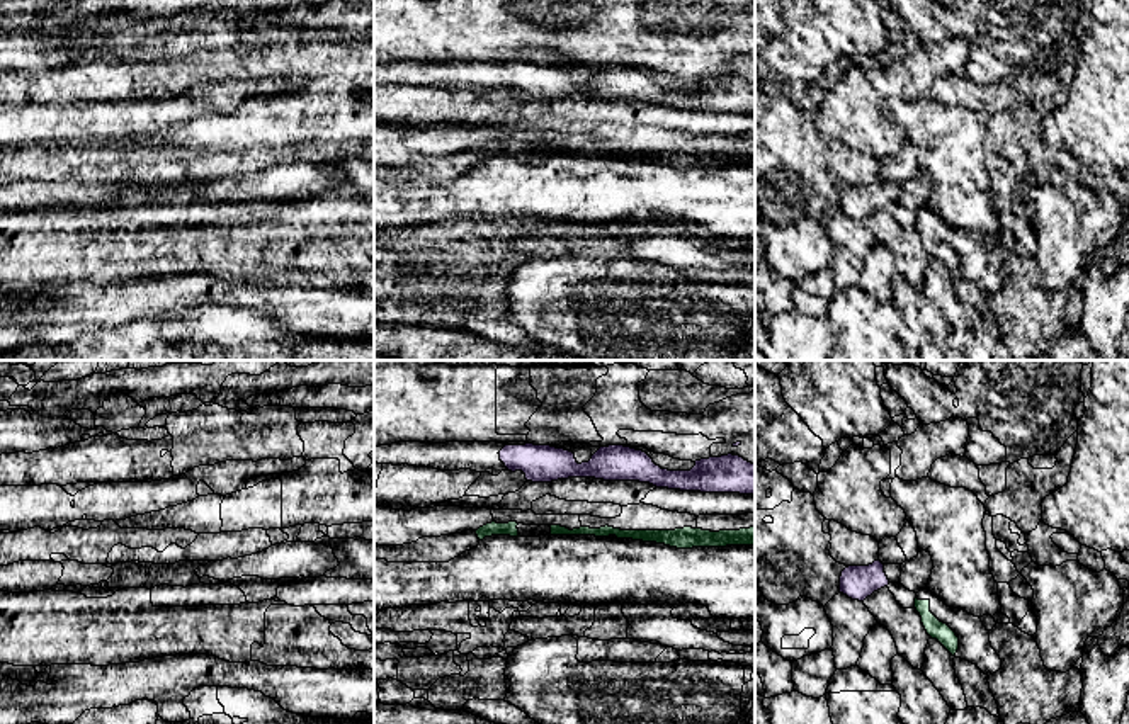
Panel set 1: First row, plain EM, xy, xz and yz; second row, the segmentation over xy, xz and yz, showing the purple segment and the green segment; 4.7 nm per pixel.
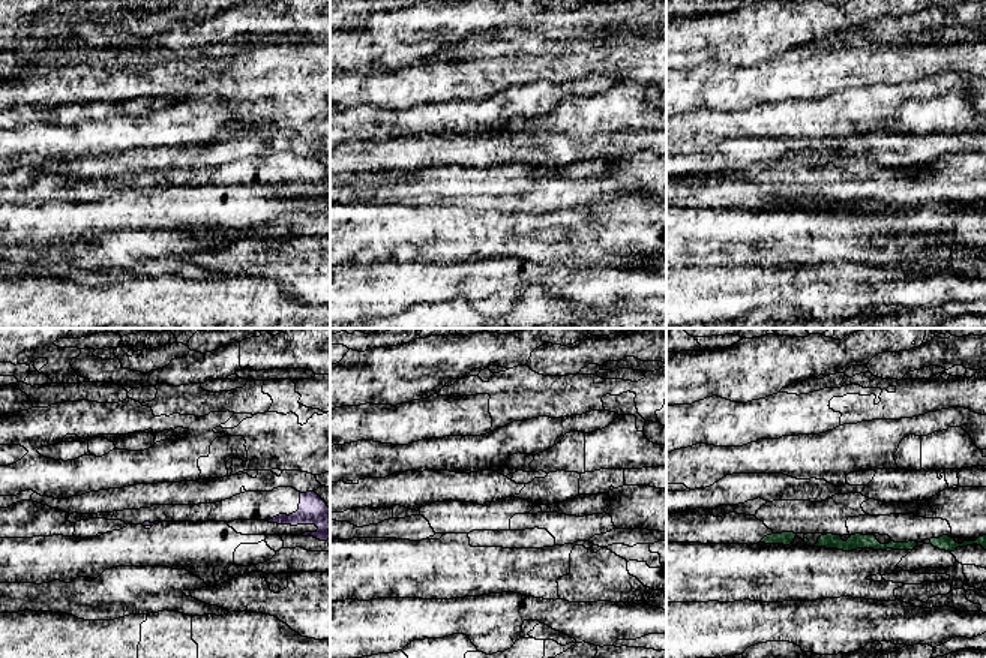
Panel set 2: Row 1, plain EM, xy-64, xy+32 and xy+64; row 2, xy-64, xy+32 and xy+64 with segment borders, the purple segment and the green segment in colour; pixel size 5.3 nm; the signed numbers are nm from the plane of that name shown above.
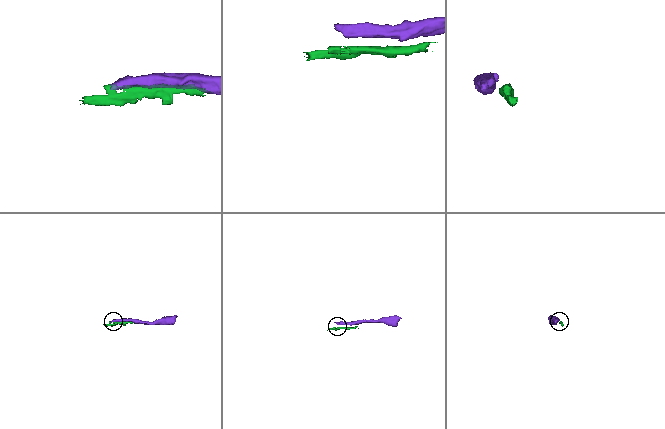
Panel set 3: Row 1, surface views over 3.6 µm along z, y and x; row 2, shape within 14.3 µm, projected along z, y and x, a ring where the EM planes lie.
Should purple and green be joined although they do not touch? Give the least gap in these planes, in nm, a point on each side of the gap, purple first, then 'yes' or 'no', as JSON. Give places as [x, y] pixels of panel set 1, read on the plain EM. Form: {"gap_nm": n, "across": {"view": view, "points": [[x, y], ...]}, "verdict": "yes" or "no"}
{"gap_nm": 150, "across": {"view": "yz", "points": [[888, 203], [915, 218]]}, "verdict": "no"}

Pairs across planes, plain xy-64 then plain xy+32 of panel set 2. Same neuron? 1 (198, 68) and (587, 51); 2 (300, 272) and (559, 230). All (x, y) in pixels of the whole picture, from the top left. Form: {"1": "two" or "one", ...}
{"1": "one", "2": "two"}

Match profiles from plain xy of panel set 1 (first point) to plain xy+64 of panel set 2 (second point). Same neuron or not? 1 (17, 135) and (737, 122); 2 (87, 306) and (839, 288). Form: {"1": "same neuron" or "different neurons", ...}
{"1": "same neuron", "2": "same neuron"}

